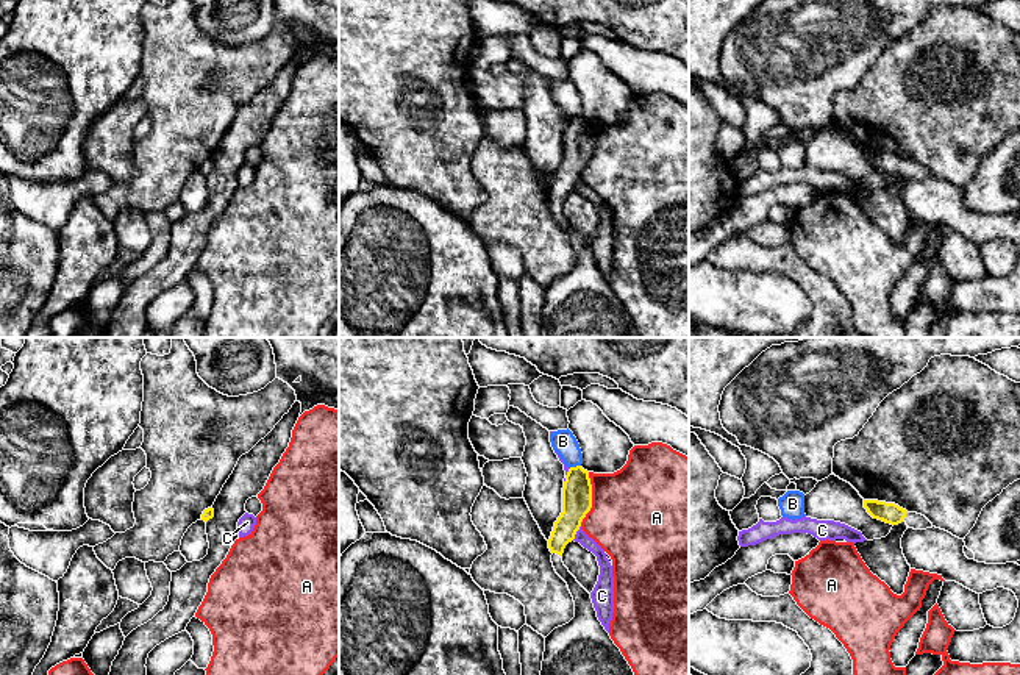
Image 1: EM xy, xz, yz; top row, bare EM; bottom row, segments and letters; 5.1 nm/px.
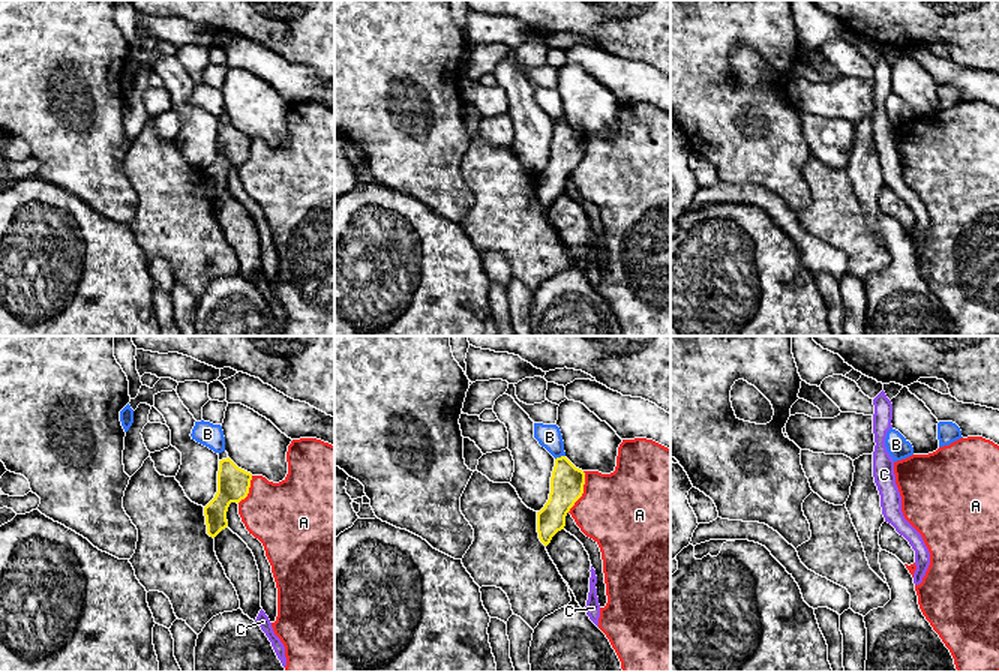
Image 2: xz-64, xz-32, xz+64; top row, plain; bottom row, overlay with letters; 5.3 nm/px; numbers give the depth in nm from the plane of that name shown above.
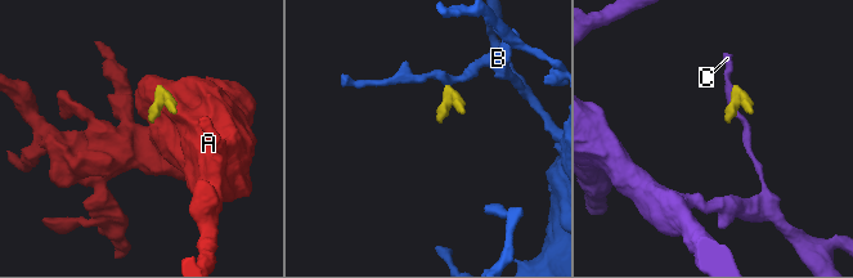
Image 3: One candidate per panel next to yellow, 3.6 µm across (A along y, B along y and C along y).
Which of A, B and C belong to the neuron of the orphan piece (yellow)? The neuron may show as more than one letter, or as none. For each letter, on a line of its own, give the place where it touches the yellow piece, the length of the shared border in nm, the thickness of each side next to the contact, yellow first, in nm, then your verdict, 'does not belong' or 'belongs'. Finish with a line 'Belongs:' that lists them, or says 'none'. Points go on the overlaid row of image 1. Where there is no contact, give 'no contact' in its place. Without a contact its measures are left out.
A: xz (591, 499) | 280 nm | 160/480 nm | does not belong
B: xz (574, 467) | 70 nm | 160/130 nm | does not belong
C: xz (575, 533) | 90 nm | 160/70 nm | does not belong
Belongs: none

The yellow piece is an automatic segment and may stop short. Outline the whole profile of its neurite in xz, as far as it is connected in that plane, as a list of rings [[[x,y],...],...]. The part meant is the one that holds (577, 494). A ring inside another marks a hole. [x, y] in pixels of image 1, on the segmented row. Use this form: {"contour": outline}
{"contour": [[[570,467],[562,488],[562,512],[555,522],[548,548],[556,573],[567,583],[575,602],[575,617],[545,638],[540,675],[634,675],[631,666],[597,617],[590,594],[562,562],[562,553],[575,539],[592,508],[589,472]]]}

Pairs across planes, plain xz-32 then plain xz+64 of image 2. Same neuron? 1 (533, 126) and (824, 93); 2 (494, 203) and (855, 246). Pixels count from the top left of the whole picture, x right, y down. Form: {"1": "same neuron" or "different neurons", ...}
{"1": "different neurons", "2": "same neuron"}

